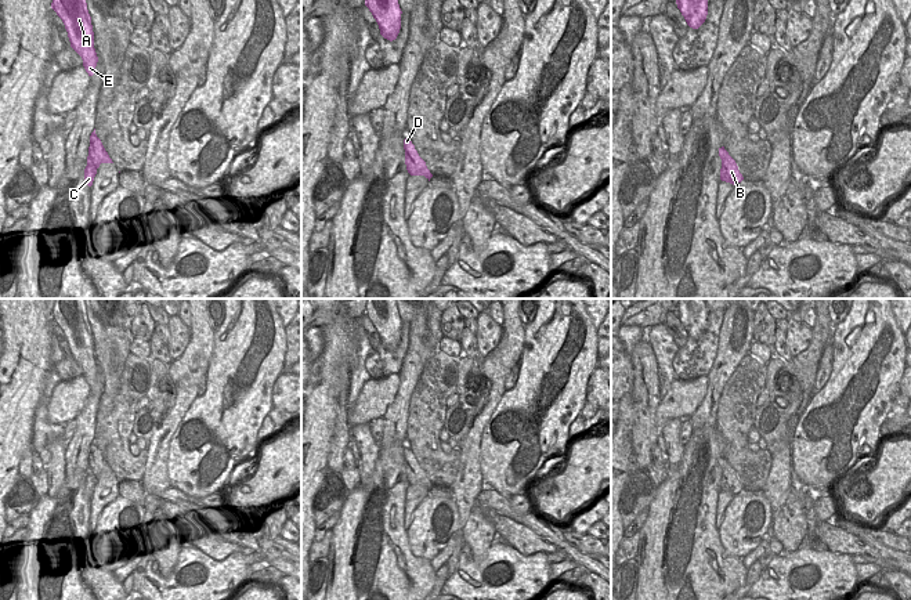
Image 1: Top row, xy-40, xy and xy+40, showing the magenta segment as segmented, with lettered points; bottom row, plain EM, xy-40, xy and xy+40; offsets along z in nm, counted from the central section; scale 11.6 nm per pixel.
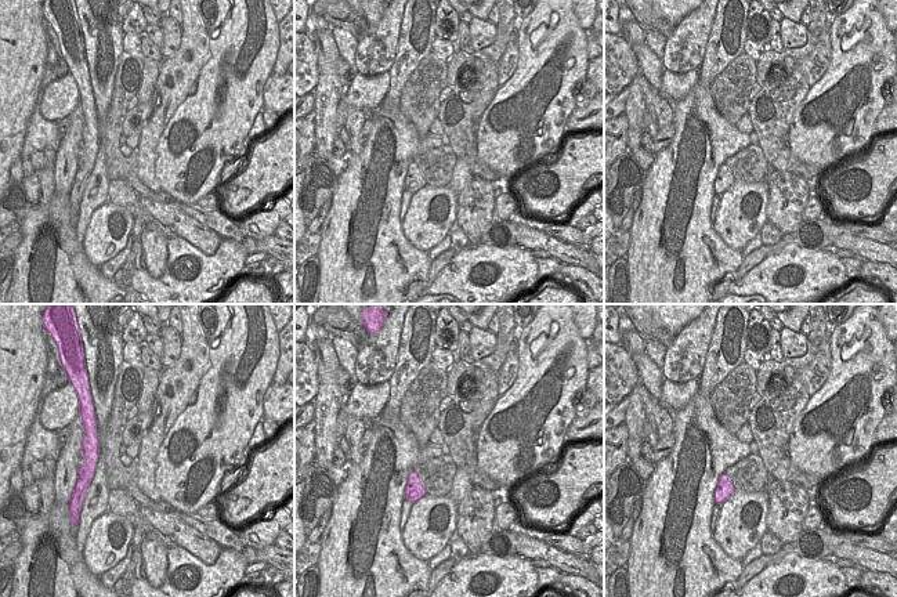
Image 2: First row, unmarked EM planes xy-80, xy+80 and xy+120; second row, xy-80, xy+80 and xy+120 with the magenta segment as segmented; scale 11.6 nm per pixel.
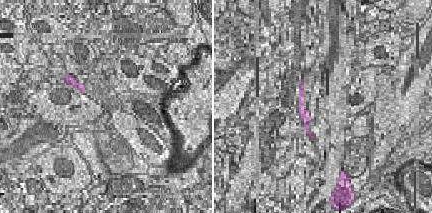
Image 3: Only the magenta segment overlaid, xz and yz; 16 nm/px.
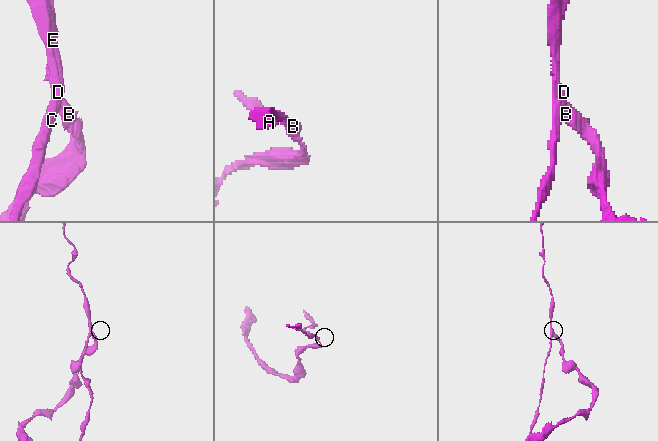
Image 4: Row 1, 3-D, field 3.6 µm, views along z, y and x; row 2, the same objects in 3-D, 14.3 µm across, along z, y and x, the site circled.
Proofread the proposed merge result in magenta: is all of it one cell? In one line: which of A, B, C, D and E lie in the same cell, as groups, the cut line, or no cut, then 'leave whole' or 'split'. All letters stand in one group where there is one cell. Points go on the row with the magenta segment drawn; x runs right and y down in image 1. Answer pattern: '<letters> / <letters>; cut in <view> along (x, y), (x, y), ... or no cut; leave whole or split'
A C D E / B; cut in xy along (415, 150), (409, 155), (407, 166); split

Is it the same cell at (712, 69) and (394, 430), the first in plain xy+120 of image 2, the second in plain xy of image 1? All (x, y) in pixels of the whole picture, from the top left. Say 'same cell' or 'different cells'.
same cell

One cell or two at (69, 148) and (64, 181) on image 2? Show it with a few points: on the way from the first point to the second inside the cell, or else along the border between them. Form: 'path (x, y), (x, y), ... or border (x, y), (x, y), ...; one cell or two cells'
path (68, 156), (67, 173); one cell

